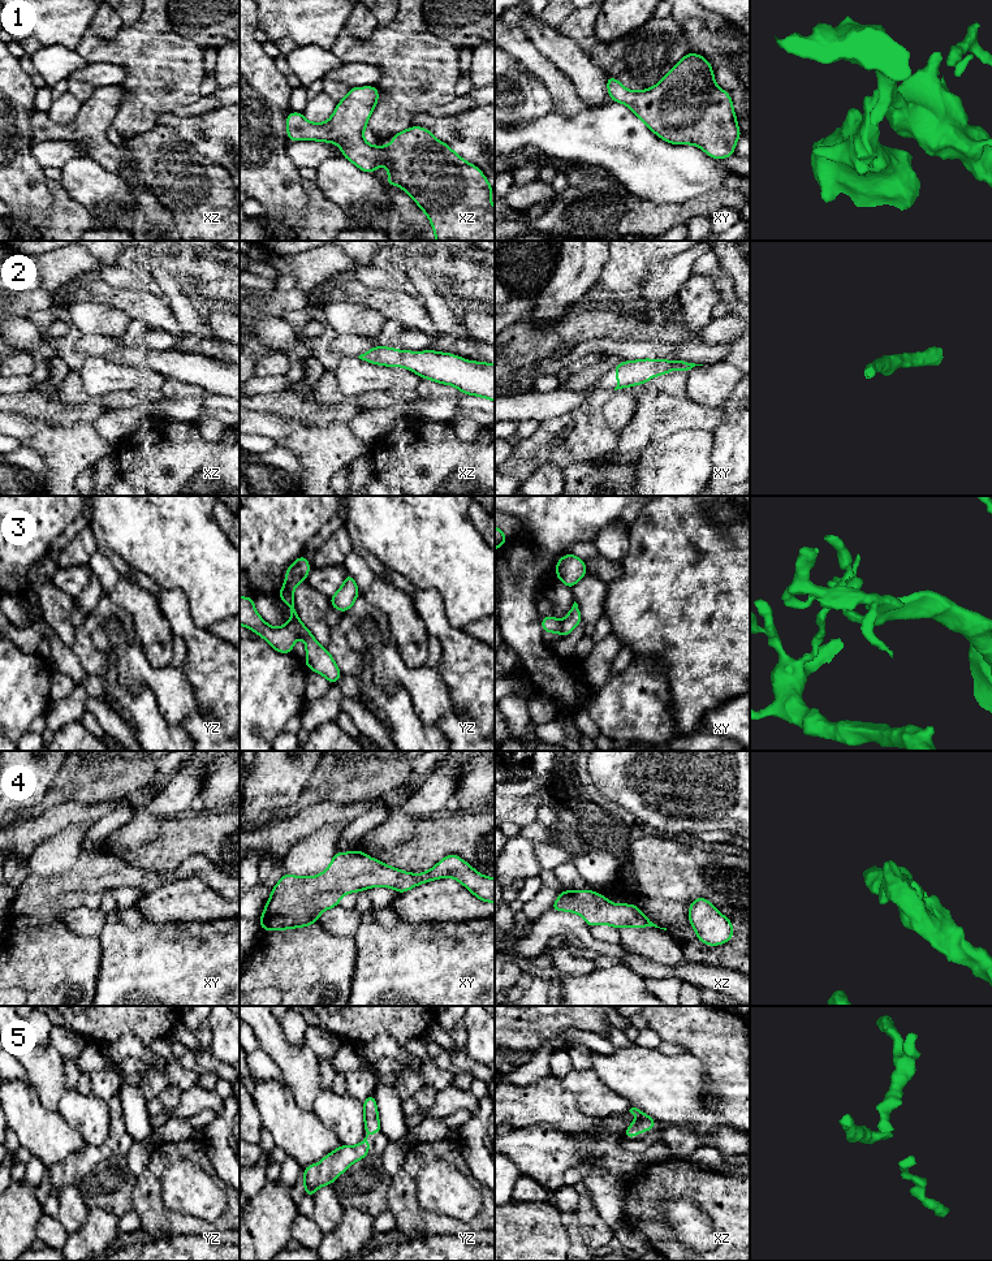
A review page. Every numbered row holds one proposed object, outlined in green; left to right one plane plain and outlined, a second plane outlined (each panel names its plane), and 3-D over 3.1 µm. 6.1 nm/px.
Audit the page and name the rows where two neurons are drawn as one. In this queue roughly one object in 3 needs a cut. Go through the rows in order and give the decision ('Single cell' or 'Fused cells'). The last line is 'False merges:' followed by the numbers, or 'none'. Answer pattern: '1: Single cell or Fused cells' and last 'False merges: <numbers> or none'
1: Single cell
2: Single cell
3: Fused cells
4: Single cell
5: Single cell
False merges: 3

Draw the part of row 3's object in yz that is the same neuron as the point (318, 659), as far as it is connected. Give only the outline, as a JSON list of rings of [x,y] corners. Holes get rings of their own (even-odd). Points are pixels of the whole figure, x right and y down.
[[[302,554],[286,570],[285,583],[280,590],[279,597],[290,606],[290,619],[298,625],[298,634],[306,642],[305,662],[307,669],[322,674],[331,685],[335,685],[342,675],[340,669],[327,648],[322,647],[309,629],[299,621],[296,610],[293,591],[302,580],[307,579],[309,573],[309,560]]]

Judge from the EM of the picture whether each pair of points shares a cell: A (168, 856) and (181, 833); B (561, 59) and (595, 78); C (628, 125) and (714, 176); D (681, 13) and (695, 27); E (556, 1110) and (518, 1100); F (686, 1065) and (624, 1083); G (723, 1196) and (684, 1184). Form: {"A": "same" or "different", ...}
{"A": "same", "B": "same", "C": "same", "D": "different", "E": "same", "F": "same", "G": "same"}

